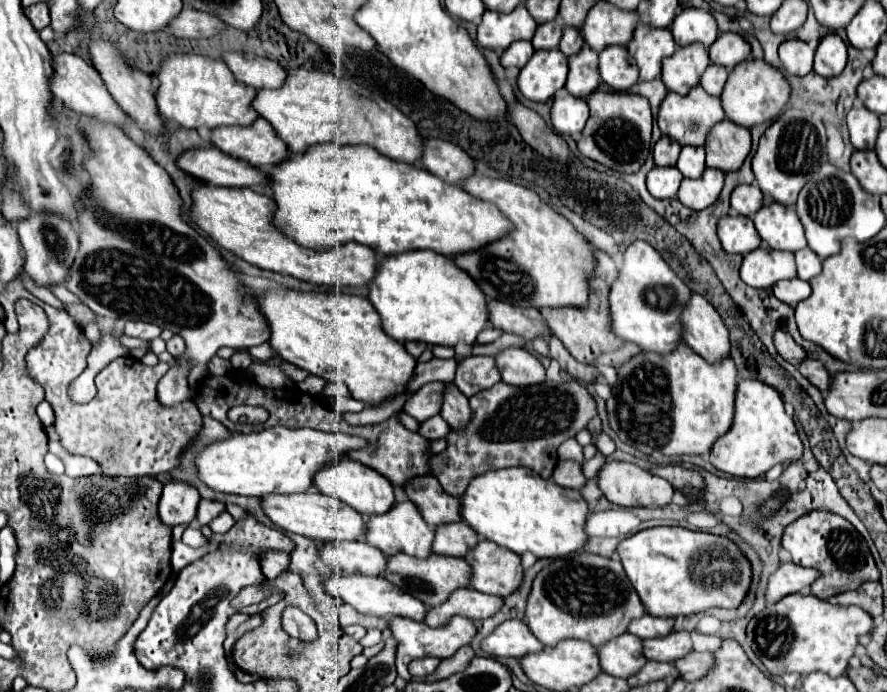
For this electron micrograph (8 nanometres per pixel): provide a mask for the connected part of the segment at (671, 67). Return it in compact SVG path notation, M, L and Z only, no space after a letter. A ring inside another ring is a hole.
M702 44L678 48L672 56L662 60L662 82L670 92L688 94L700 84L700 76L708 68L708 50Z

